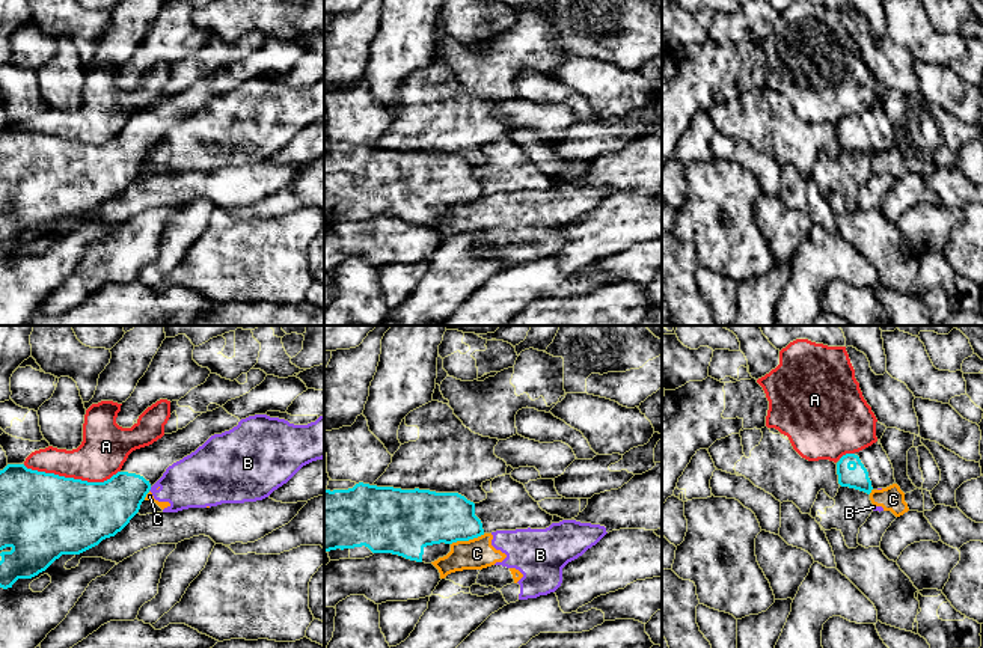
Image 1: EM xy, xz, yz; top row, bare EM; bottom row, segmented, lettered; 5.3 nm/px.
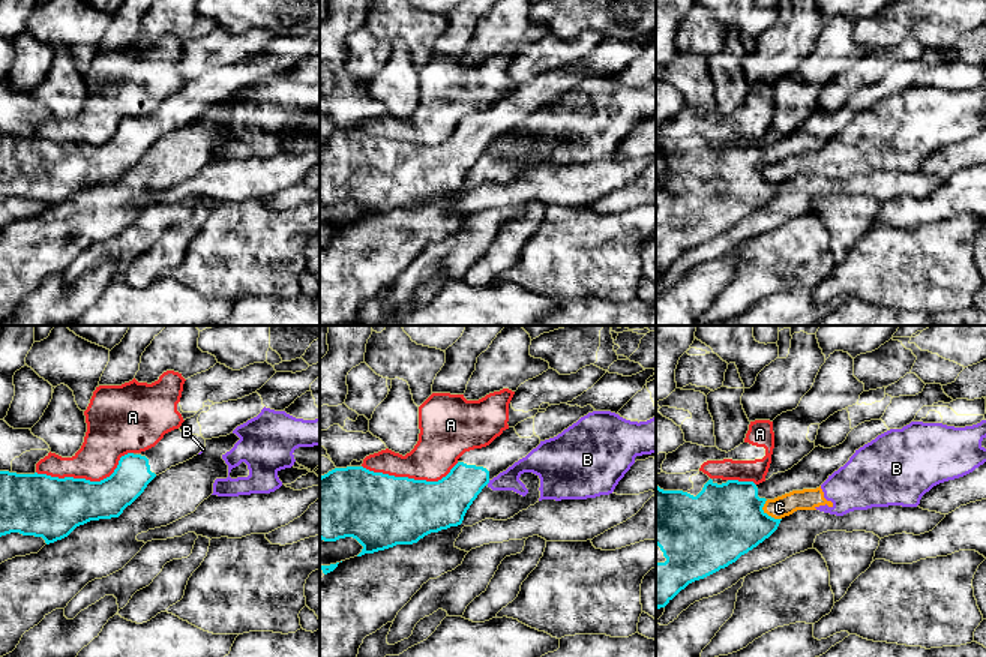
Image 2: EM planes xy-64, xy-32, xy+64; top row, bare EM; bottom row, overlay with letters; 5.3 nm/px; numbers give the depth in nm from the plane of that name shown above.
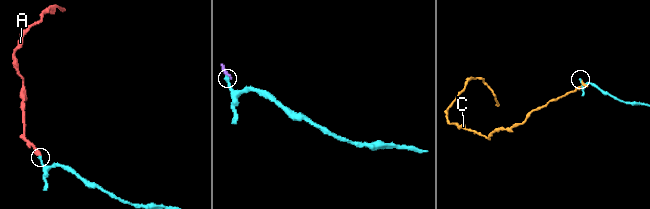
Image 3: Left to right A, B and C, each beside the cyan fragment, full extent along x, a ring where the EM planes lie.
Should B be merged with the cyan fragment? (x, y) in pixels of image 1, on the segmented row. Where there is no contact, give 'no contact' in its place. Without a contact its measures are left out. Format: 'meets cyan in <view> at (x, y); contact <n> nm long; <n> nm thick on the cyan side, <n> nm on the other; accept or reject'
meets cyan in xy at (150, 489); contact 30 nm long; 280 nm thick on the cyan side, 280 nm on the other; reject

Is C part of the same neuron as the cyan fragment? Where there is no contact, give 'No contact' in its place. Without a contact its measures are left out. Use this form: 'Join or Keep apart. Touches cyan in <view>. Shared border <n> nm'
Keep apart. Touches cyan in xz. Shared border 190 nm

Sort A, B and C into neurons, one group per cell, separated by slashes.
A / B C

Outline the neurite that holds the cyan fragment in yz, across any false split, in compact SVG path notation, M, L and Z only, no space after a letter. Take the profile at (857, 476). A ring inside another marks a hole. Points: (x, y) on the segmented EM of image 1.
M879 440L859 452L843 455L835 464L841 487L870 494L896 484L893 464Z

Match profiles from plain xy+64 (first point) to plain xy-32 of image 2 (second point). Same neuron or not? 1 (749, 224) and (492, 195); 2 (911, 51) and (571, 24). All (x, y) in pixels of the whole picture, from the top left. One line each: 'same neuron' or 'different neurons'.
1: same neuron
2: different neurons

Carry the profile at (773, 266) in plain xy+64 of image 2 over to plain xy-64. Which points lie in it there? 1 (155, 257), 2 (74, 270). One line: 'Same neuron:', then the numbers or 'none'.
Same neuron: 2

